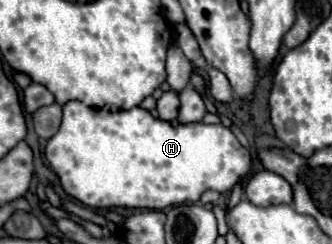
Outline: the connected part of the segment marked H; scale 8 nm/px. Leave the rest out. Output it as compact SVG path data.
M72 100L64 104L64 118L62 118L62 126L60 130L48 140L46 146L46 158L52 166L52 170L56 172L56 176L62 182L62 188L66 190L66 194L74 196L76 200L80 200L82 204L92 204L92 208L114 208L114 206L122 206L122 208L150 208L150 210L160 210L160 208L168 208L174 204L194 204L200 200L202 192L206 190L216 190L216 192L230 192L234 188L236 182L244 180L248 176L248 172L252 170L252 156L250 152L236 140L236 136L224 128L222 124L212 126L212 124L204 124L204 122L194 122L194 124L170 124L170 122L162 122L160 118L154 118L148 110L142 108L130 108L130 110L120 110L120 112L108 112L108 110L94 110L88 108L86 104Z

